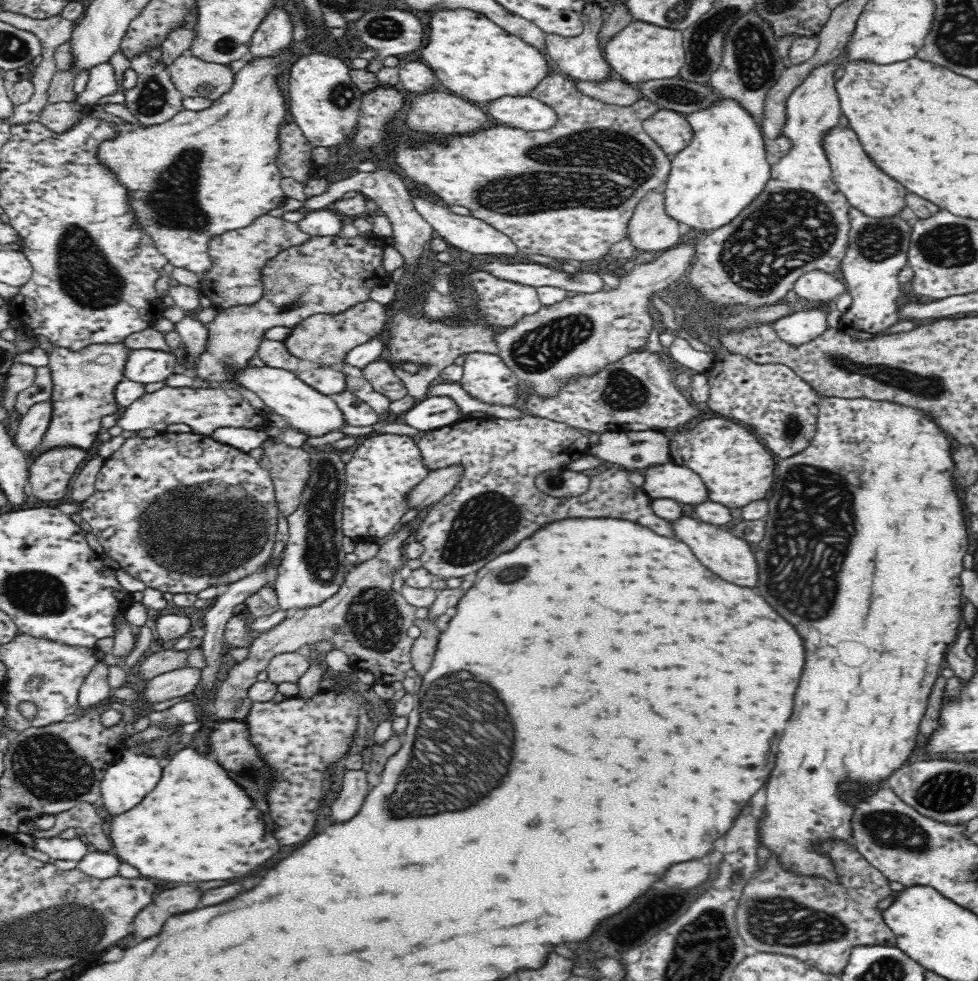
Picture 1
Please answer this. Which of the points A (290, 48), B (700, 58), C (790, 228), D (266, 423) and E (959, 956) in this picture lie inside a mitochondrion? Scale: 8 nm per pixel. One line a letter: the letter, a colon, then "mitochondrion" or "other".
A: other
B: mitochondrion
C: mitochondrion
D: other
E: other

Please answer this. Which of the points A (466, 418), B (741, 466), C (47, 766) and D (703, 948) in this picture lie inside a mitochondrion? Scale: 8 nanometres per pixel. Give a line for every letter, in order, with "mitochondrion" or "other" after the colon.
A: other
B: other
C: mitochondrion
D: mitochondrion

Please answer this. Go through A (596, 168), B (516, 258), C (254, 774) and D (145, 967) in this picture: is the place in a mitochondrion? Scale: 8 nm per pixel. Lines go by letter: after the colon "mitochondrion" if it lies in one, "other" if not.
A: mitochondrion
B: other
C: mitochondrion
D: other

